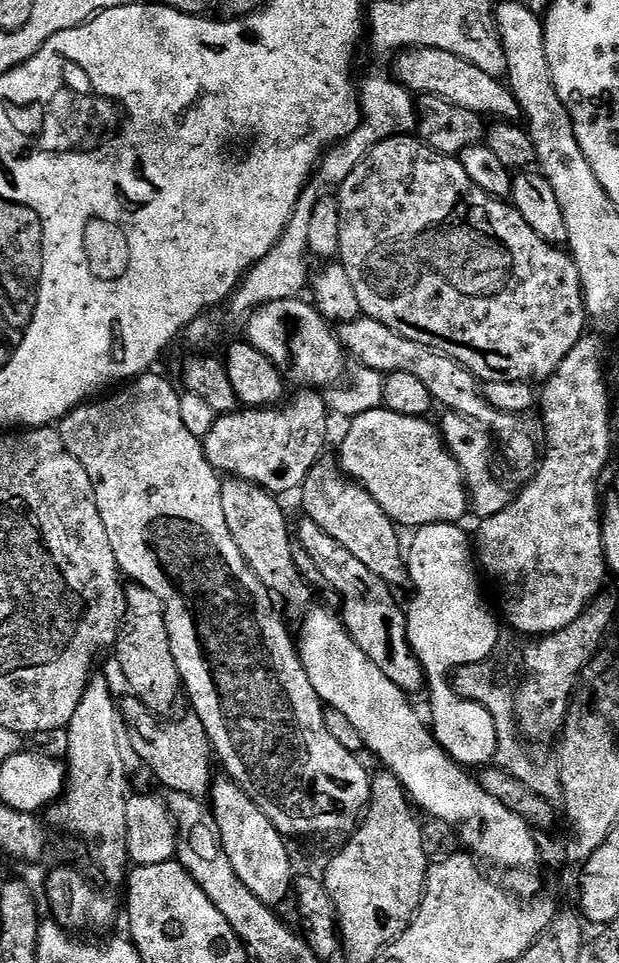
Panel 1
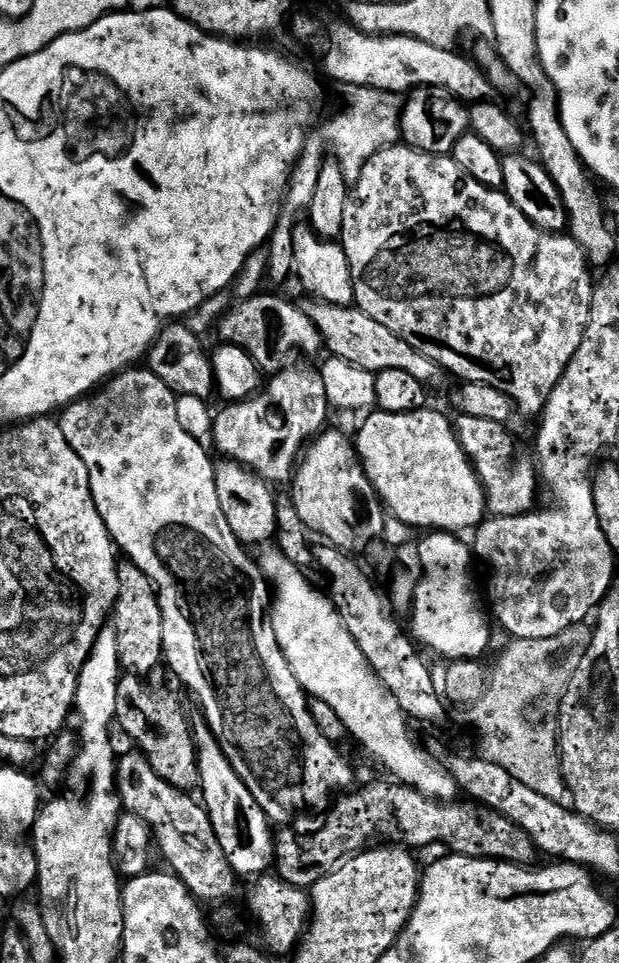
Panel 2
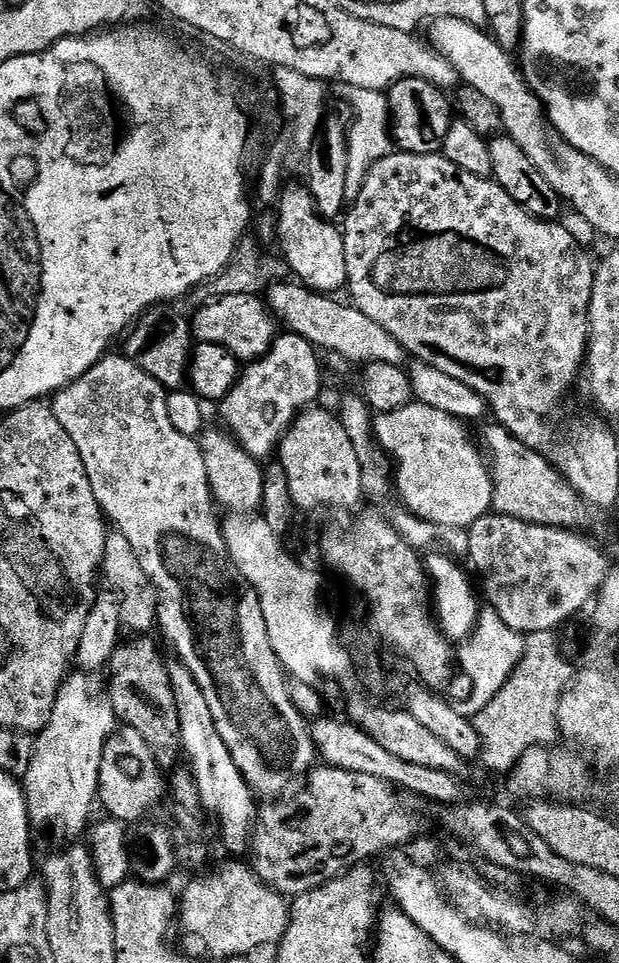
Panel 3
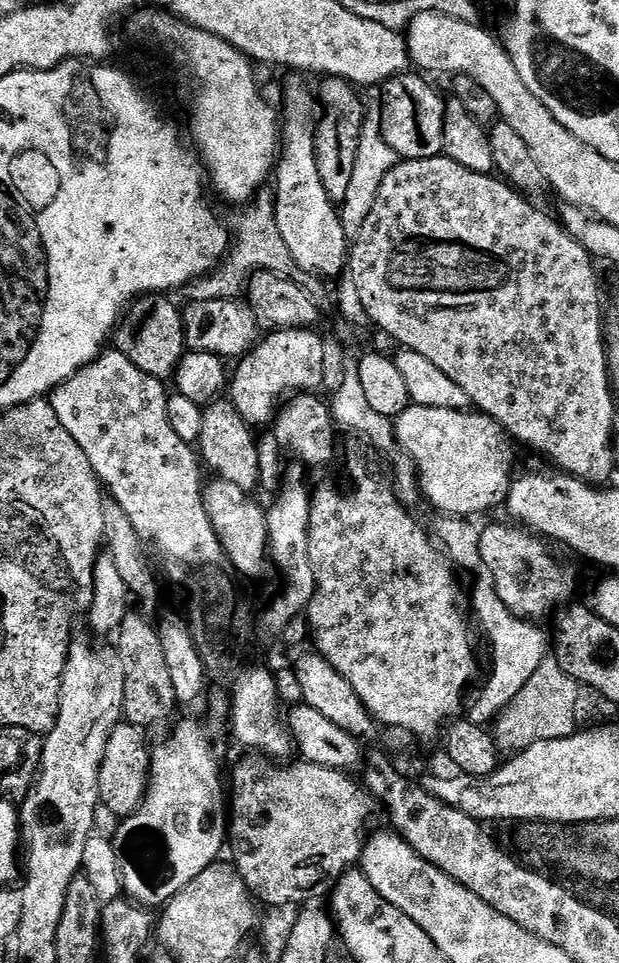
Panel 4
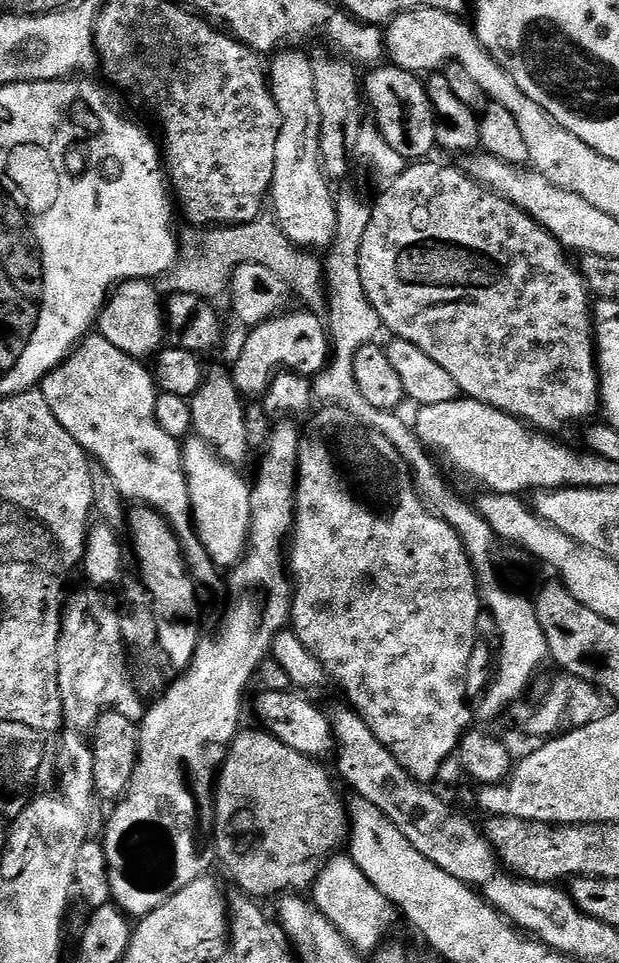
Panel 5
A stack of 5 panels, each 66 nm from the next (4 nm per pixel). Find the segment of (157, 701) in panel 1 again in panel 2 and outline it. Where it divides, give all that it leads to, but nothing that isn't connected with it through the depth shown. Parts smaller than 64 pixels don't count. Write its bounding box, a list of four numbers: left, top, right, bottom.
[114,562,164,673]

